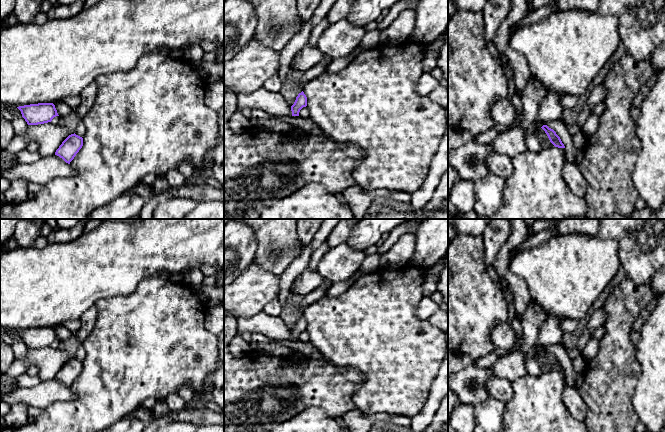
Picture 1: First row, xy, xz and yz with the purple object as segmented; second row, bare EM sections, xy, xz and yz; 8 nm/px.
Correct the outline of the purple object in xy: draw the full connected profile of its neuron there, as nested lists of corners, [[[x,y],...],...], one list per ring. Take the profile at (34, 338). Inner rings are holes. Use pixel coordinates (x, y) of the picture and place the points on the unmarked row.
[[[38,327],[17,331],[28,349],[38,349],[51,346],[59,340],[53,327]]]

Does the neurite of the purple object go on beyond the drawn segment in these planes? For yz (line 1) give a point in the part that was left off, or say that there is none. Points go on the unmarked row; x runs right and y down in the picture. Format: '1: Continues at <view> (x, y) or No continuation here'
1: No continuation here

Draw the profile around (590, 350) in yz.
[[[591,337],[588,342],[585,344],[584,348],[581,350],[581,356],[587,361],[593,360],[599,348],[599,340]]]

